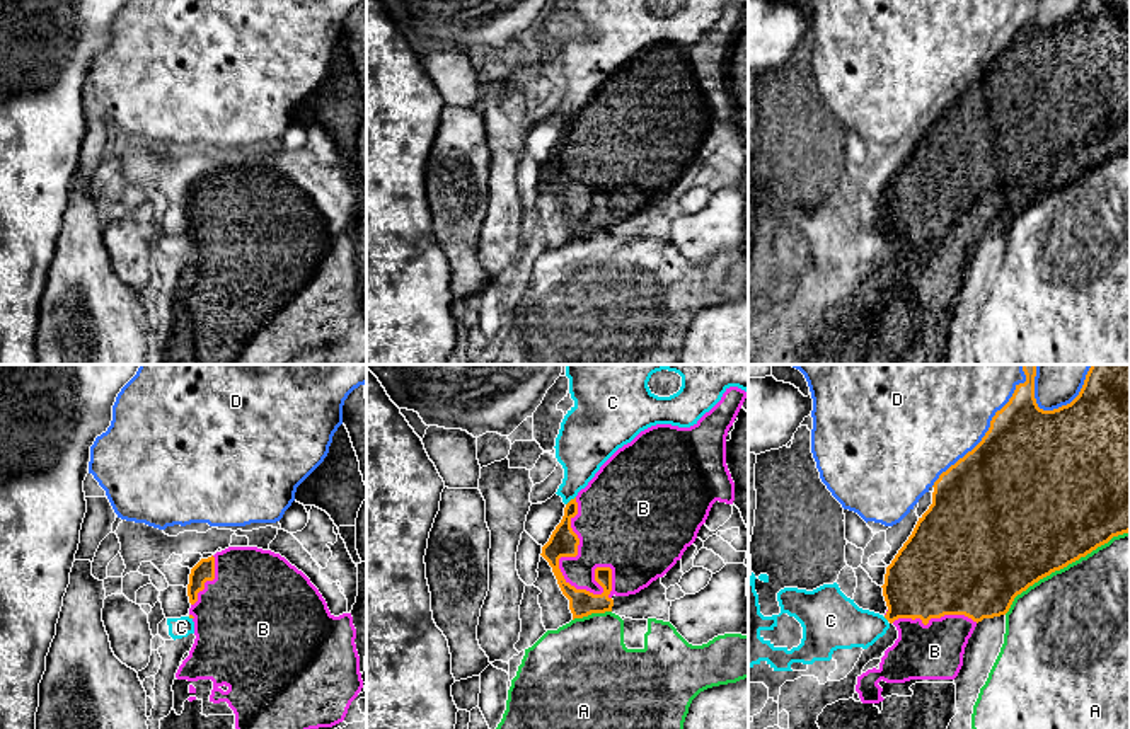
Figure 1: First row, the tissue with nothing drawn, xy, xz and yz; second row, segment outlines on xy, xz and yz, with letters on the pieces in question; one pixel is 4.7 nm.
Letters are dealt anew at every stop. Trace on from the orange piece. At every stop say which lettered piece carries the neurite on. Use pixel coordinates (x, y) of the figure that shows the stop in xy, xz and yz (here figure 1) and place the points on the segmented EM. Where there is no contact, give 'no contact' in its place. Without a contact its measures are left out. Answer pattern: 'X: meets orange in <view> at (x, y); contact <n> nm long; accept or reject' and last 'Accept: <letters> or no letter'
A: meets orange in yz at (1064, 566); contact 700 nm long; reject
B: meets orange in xz at (570, 585); contact 500 nm long; accept
C: meets orange in xz at (570, 501); contact 60 nm long; reject
D: meets orange in yz at (989, 428); contact 700 nm long; reject
Accept: B

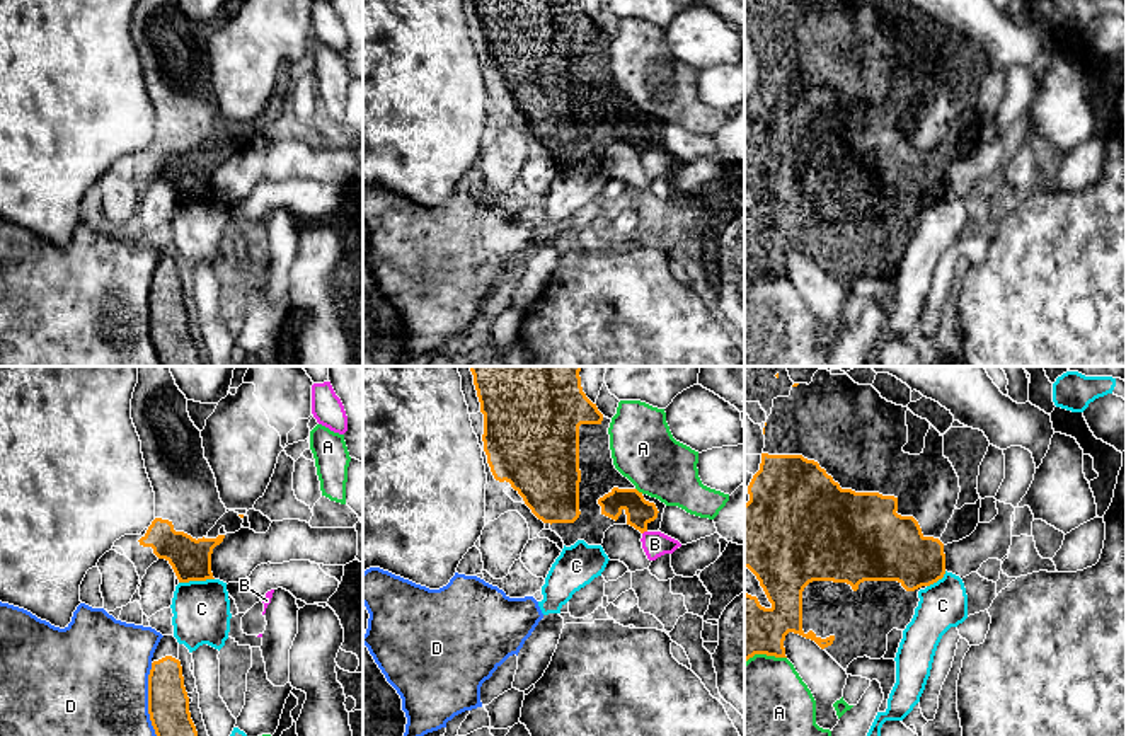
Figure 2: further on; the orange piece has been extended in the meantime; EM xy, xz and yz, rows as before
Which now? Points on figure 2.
A: meets orange in yz at (765, 653); contact 200 nm long; reject
B: meets orange in xz at (644, 530); contact 30 nm long; reject
C: meets orange in xy at (196, 580); contact 170 nm long; reject
D: meets orange in xy at (149, 699); contact 340 nm long; reject
Accept: no letter

